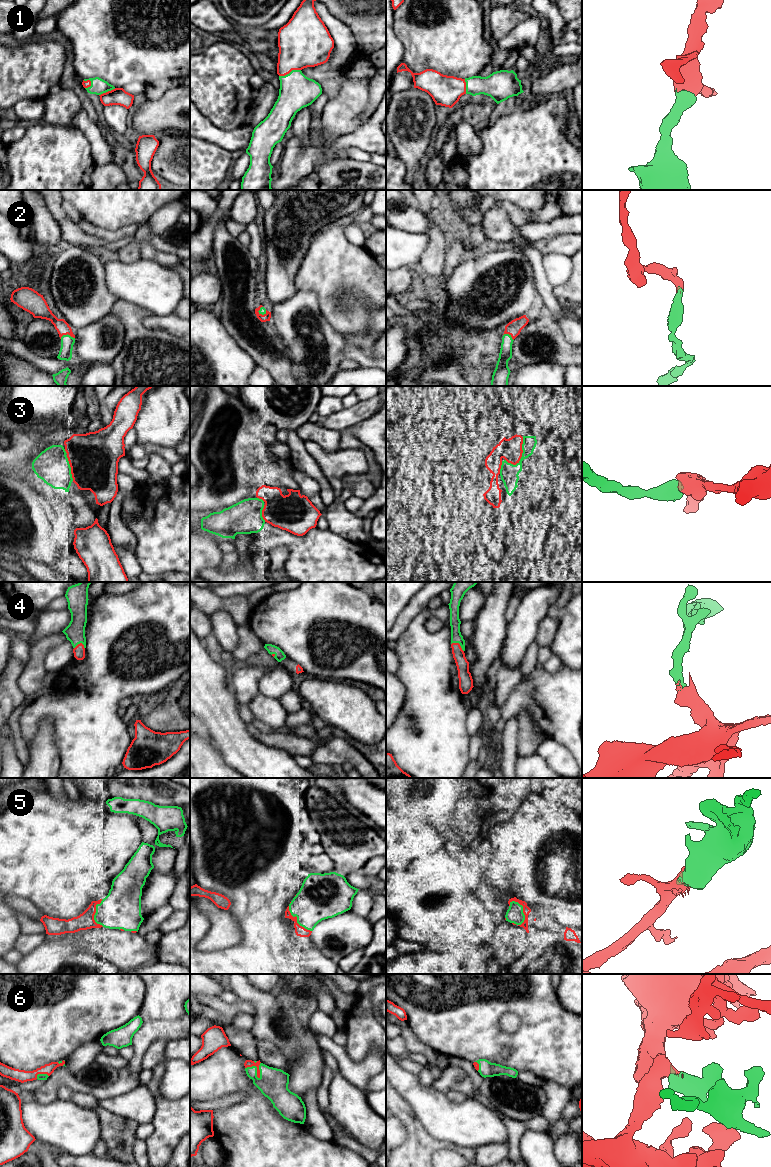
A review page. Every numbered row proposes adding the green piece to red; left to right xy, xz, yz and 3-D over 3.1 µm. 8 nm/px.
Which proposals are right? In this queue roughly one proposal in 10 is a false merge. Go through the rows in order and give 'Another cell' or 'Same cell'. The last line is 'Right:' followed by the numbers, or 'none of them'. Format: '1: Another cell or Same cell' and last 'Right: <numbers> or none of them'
1: Same cell
2: Same cell
3: Same cell
4: Same cell
5: Same cell
6: Same cell
Right: 1, 2, 3, 4, 5, 6

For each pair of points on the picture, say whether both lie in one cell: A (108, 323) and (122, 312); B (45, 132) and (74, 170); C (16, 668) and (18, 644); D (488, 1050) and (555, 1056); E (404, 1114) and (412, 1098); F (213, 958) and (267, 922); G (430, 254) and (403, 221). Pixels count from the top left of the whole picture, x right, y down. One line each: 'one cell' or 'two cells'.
A: two cells
B: one cell
C: two cells
D: one cell
E: two cells
F: one cell
G: two cells

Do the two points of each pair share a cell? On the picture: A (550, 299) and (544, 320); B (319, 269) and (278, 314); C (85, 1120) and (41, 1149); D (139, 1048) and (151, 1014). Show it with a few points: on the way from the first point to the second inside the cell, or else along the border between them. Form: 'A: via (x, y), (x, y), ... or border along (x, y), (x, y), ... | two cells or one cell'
A: border along (546, 311), (556, 320), (561, 330) | two cells
B: border along (297, 289), (314, 292), (319, 304) | two cells
C: border along (36, 1139), (60, 1149) | two cells
D: via (141, 1040), (151, 1030), (151, 1022) | one cell

